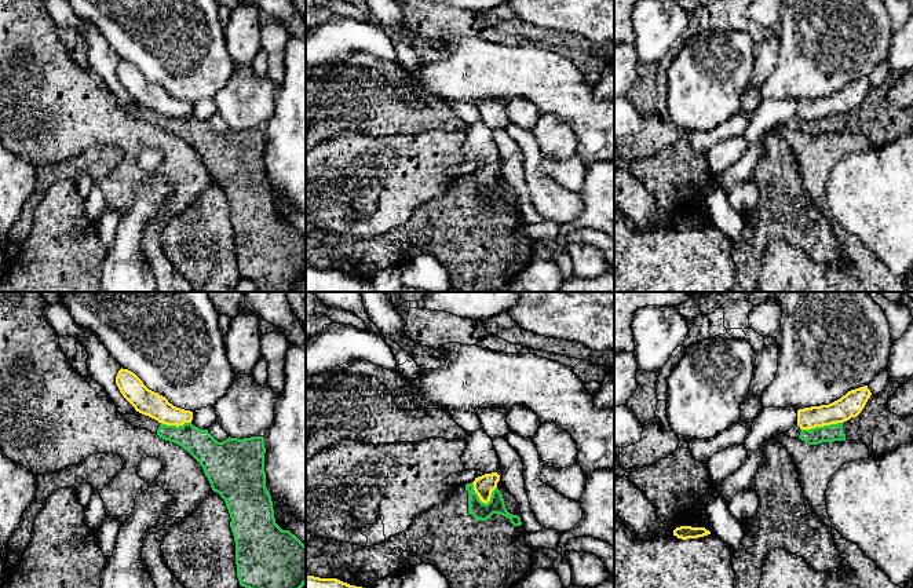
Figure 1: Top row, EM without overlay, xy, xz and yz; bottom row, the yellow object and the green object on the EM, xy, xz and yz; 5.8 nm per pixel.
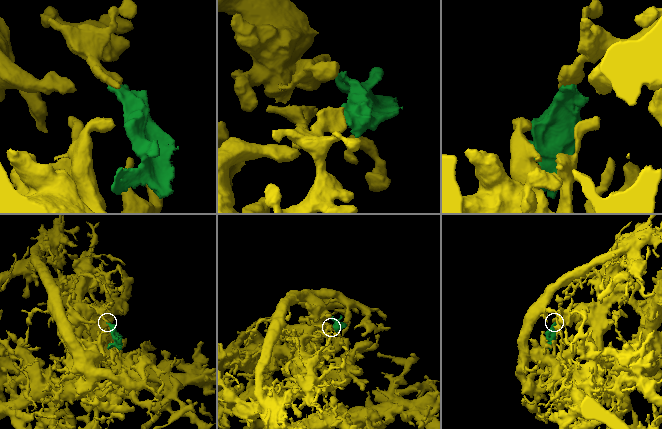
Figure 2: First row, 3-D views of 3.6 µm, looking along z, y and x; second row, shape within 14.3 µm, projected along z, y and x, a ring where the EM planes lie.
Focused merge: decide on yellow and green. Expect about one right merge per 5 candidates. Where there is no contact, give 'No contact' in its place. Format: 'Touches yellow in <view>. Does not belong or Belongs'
Touches yellow in yz. Does not belong

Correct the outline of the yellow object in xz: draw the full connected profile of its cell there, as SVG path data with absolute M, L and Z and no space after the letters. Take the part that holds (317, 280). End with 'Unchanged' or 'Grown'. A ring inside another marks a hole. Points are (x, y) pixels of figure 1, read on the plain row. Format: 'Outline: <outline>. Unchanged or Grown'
Outline: M306 267L306 292L373 292L373 284L337 270Z. Unchanged

